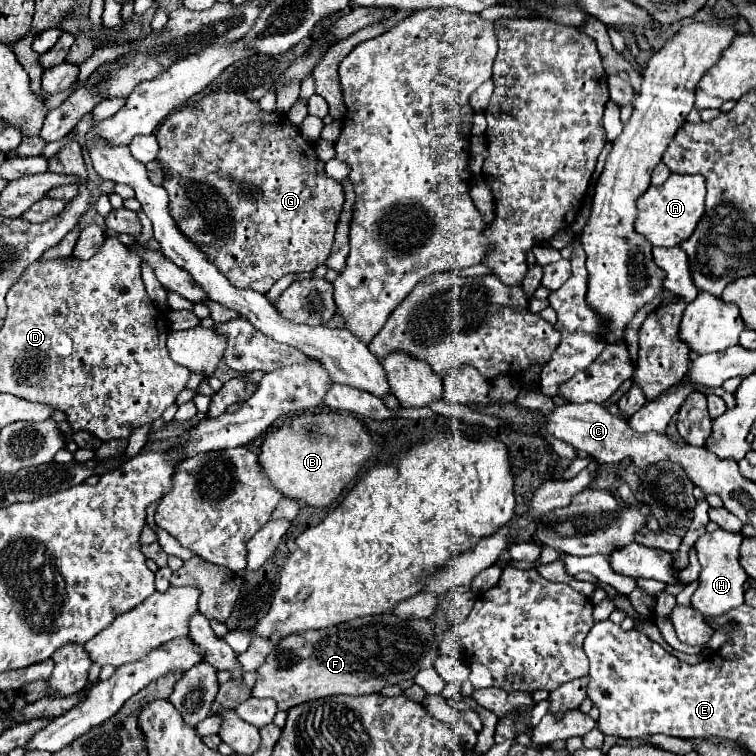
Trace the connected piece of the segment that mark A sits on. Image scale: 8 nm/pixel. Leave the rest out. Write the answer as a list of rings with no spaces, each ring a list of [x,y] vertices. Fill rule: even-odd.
[[[672,173],[664,185],[650,185],[648,191],[638,199],[638,217],[636,231],[644,235],[652,245],[674,247],[686,241],[698,221],[704,215],[704,197],[706,197],[706,179],[702,175],[678,175]]]

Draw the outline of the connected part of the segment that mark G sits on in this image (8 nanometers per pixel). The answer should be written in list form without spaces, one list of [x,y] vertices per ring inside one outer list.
[[[218,91],[218,93],[208,93],[206,97],[184,105],[182,109],[170,113],[158,133],[158,143],[160,143],[160,153],[158,153],[158,161],[166,173],[166,181],[164,181],[164,189],[170,195],[170,215],[176,221],[178,229],[190,237],[204,253],[206,257],[222,271],[222,275],[226,275],[230,279],[230,283],[234,283],[234,287],[238,289],[254,289],[258,293],[268,293],[268,289],[286,273],[304,273],[304,271],[314,271],[316,267],[324,265],[332,243],[334,243],[334,231],[336,231],[336,223],[344,205],[344,191],[342,185],[336,183],[334,179],[328,179],[324,173],[324,163],[316,157],[314,153],[314,145],[304,141],[298,127],[294,127],[286,115],[276,115],[276,113],[266,113],[258,109],[256,101],[250,101],[244,93],[226,93],[226,91]]]

